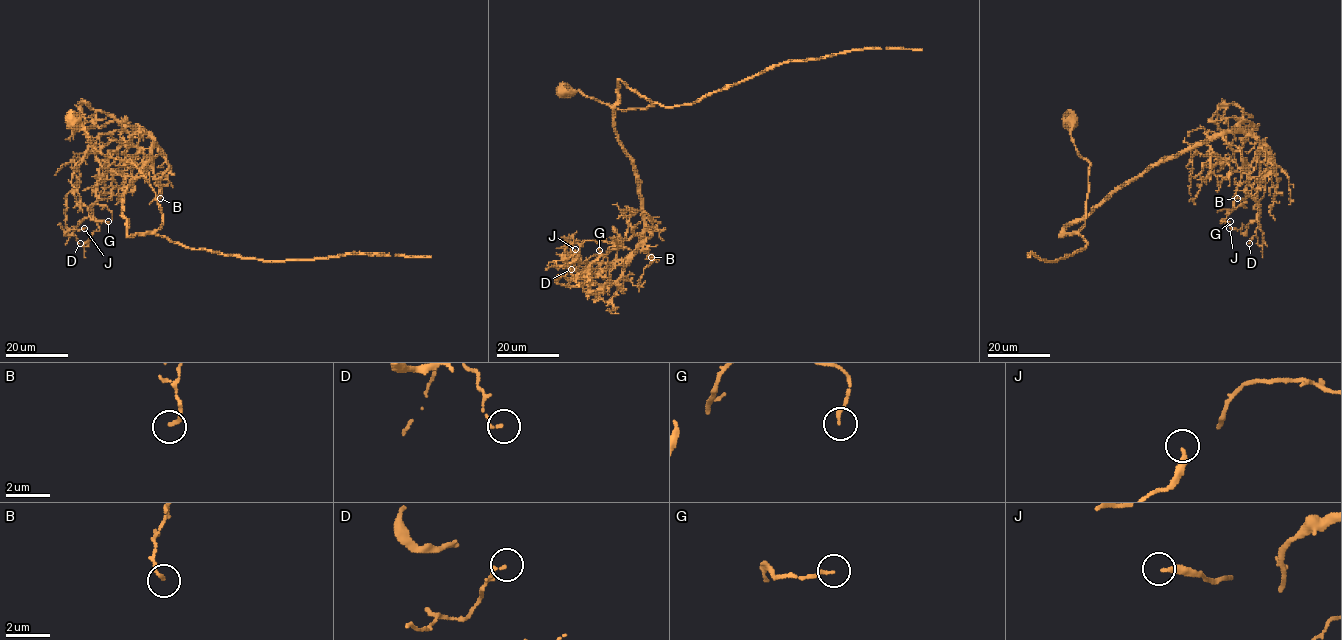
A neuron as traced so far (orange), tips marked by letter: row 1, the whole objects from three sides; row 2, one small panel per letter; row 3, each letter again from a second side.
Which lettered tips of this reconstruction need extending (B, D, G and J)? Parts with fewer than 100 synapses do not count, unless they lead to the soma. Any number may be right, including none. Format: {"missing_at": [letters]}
{"missing_at": []}

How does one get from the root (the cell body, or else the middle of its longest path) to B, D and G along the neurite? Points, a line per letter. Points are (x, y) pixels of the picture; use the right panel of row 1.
B: (1070, 121), (1088, 192), (1084, 224), (1060, 235), (1154, 166), (1244, 132), (1267, 167), (1237, 198)
D: (1070, 121), (1088, 192), (1084, 224), (1060, 235), (1154, 166), (1244, 132), (1264, 141), (1249, 243)
G: (1070, 121), (1088, 192), (1084, 224), (1060, 235), (1139, 174), (1249, 121), (1246, 195), (1220, 220), (1230, 221)

